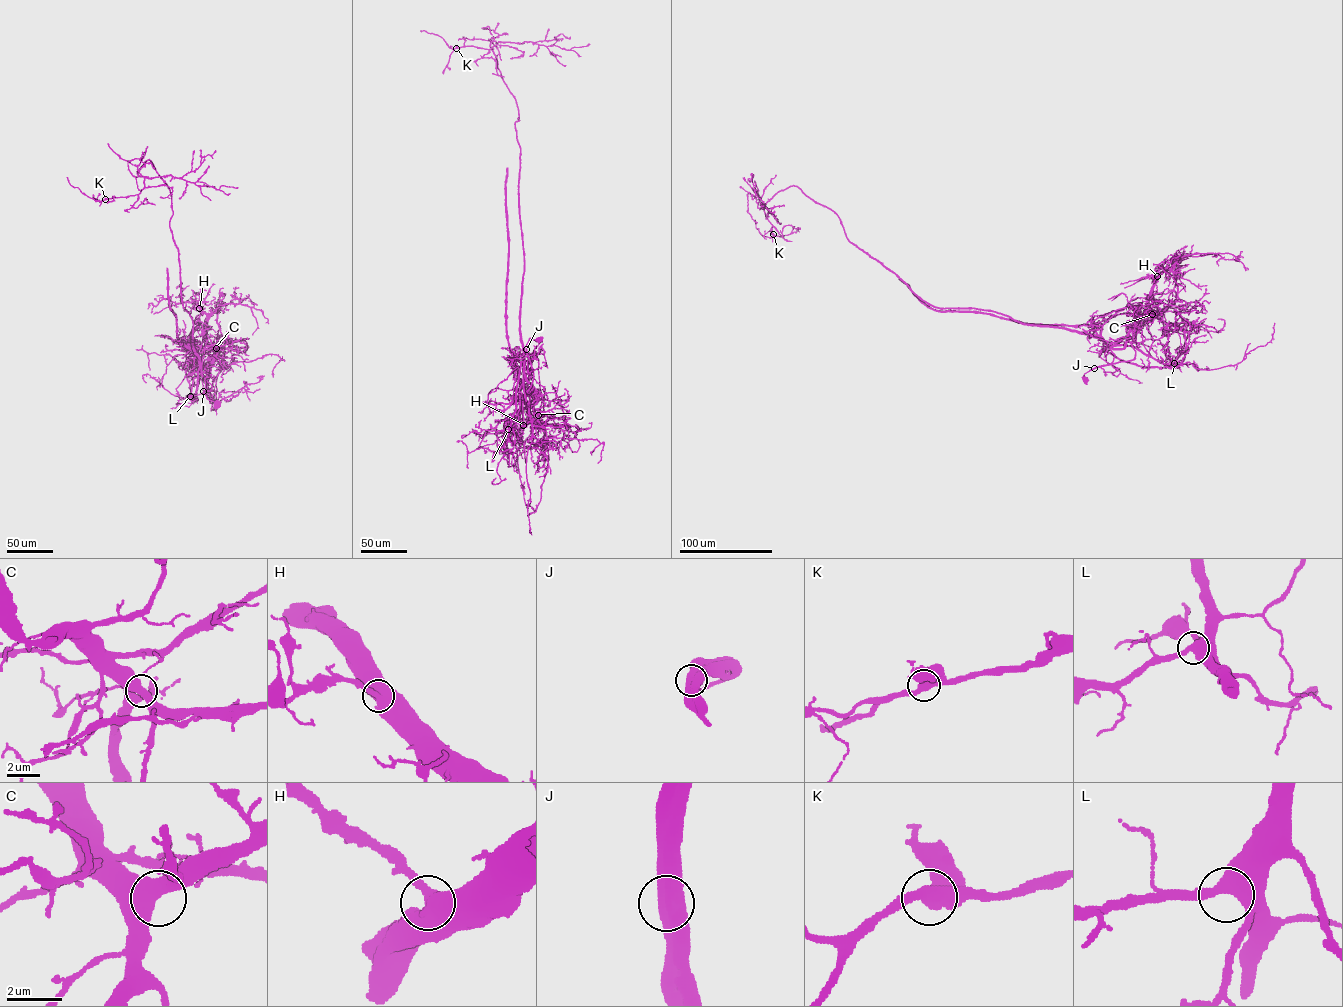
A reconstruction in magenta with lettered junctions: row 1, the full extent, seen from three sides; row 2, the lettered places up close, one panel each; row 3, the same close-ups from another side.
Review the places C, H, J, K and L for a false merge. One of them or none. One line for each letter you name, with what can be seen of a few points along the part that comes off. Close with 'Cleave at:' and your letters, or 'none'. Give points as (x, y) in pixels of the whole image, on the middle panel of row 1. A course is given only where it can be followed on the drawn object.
J: (526, 350), (532, 371), (520, 336), (515, 99), (495, 41), (452, 49), (420, 31)
Cleave at: J

